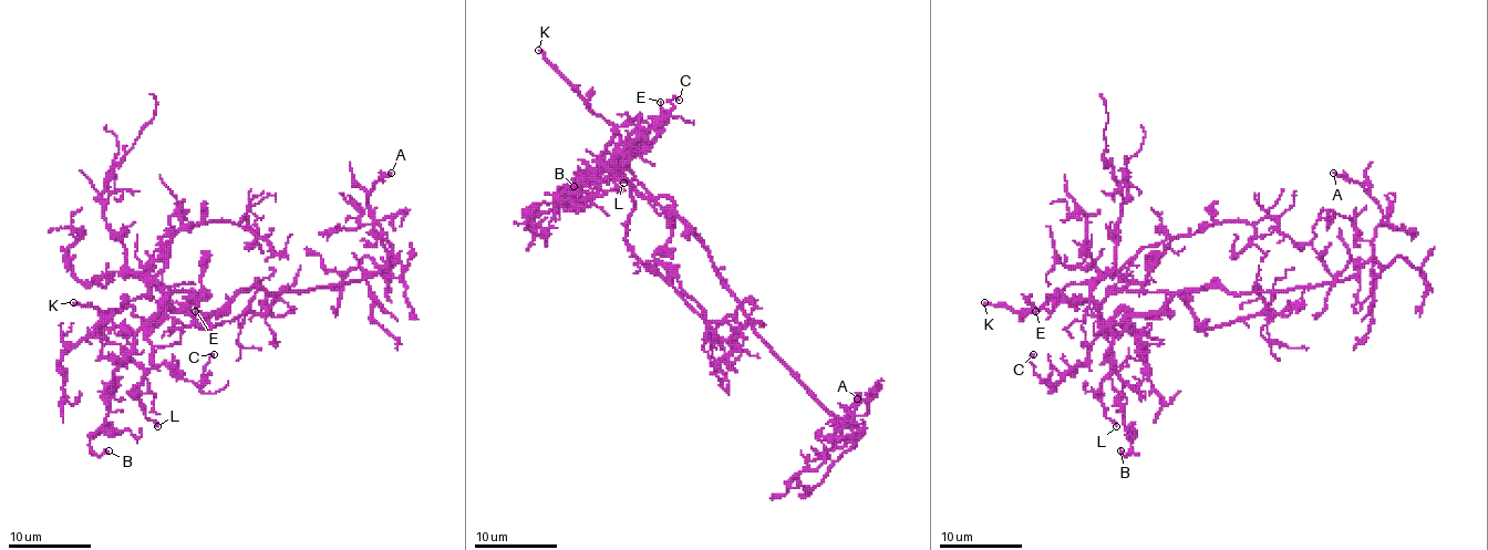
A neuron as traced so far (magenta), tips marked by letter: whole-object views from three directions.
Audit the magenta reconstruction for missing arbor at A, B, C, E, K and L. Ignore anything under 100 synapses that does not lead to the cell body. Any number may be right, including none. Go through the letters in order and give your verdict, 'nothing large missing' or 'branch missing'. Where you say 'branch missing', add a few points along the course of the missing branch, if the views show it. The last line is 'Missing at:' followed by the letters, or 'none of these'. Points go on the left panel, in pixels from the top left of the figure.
A: nothing large missing
B: nothing large missing
C: nothing large missing
E: nothing large missing
K: branch missing; course (73, 302), (59, 309), (44, 342), (19, 366), (30, 393), (30, 410), (21, 421), (21, 438), (9, 457)
L: nothing large missing
Missing at: K

